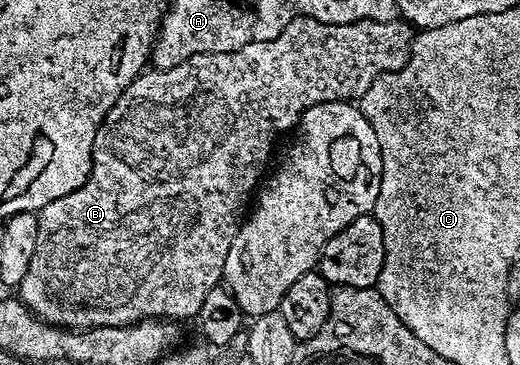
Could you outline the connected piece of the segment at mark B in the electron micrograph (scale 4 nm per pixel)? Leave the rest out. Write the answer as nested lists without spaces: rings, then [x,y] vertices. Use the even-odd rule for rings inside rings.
[[[303,16],[292,20],[290,25],[286,25],[285,31],[273,40],[250,42],[226,53],[202,53],[170,69],[145,70],[119,95],[118,101],[110,104],[108,112],[100,121],[98,133],[92,136],[92,168],[88,180],[79,184],[72,193],[66,193],[66,197],[50,201],[50,205],[46,205],[36,215],[38,241],[34,245],[34,257],[30,257],[30,269],[26,269],[26,277],[22,277],[18,288],[20,302],[26,304],[43,323],[67,327],[70,331],[89,331],[91,327],[128,327],[131,323],[143,323],[146,319],[195,320],[198,309],[202,309],[206,293],[217,287],[224,276],[226,253],[265,174],[264,166],[272,155],[276,134],[279,131],[291,132],[299,124],[300,116],[314,105],[359,100],[366,89],[374,85],[378,76],[385,71],[397,71],[406,65],[408,54],[412,52],[413,38],[412,24],[403,21],[383,23],[364,19],[352,24],[332,25]]]

